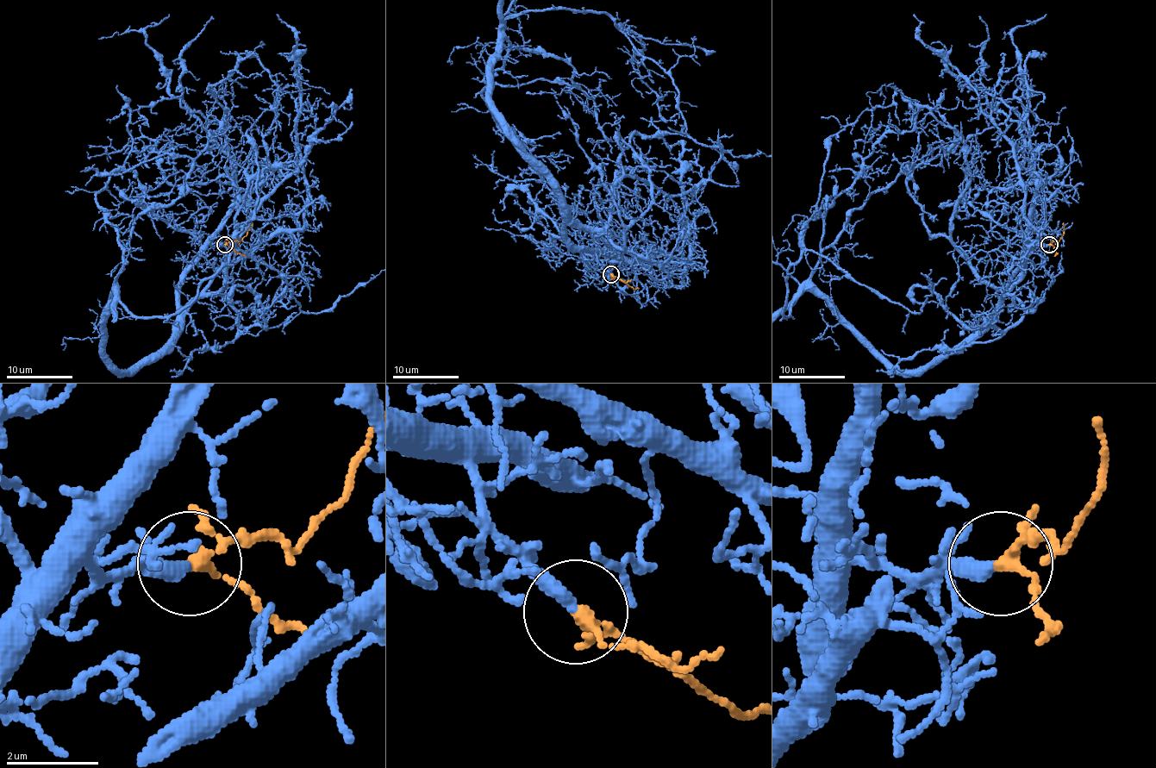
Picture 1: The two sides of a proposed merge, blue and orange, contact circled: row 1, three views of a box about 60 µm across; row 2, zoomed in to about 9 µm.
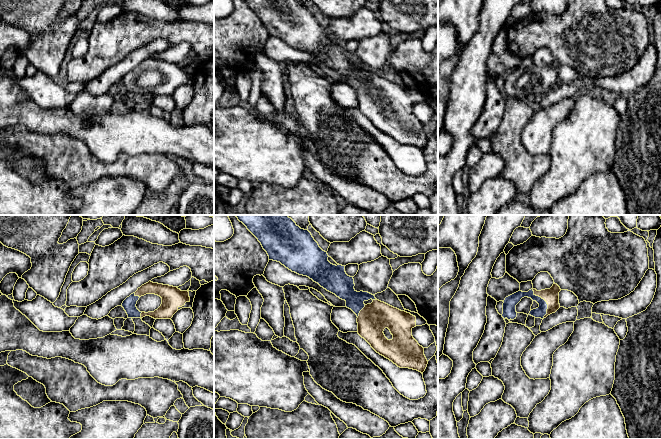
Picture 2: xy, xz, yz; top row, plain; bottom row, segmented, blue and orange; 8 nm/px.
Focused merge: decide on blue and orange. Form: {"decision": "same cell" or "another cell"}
{"decision": "same cell"}

